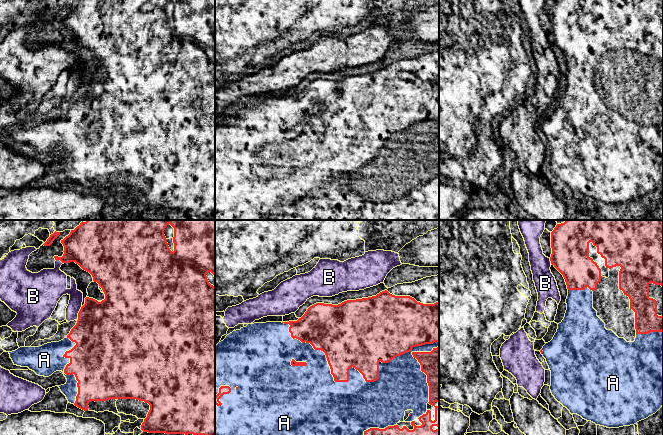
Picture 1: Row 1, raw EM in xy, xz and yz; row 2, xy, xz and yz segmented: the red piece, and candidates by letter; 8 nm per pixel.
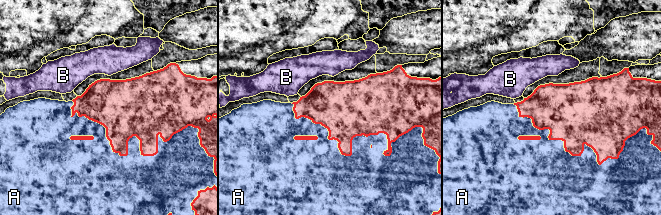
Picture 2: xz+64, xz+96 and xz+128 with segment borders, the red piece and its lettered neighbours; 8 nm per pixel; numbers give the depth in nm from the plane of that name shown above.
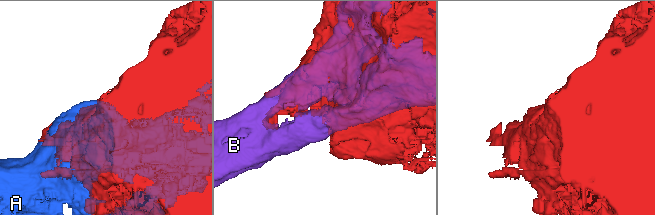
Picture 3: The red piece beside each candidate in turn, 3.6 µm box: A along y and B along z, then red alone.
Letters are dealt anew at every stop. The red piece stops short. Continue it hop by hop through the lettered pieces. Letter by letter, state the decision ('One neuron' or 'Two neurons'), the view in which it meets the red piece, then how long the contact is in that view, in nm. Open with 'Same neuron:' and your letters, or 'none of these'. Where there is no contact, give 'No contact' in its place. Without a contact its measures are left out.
Same neuron: A
A: One neuron. Touches red in xz. Shared border 1350 nm
B: Two neurons. Touches red in xy. Shared border 130 nm

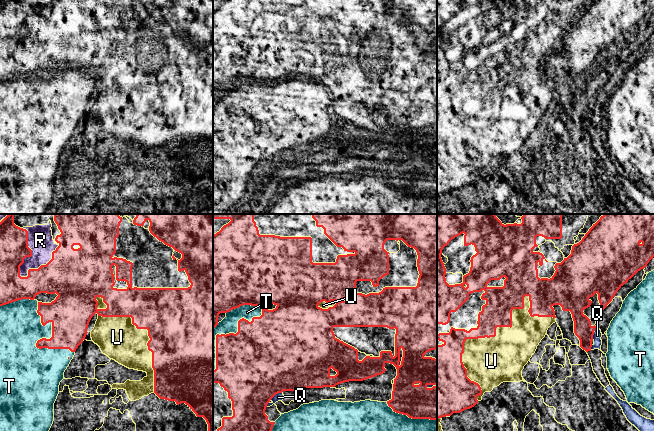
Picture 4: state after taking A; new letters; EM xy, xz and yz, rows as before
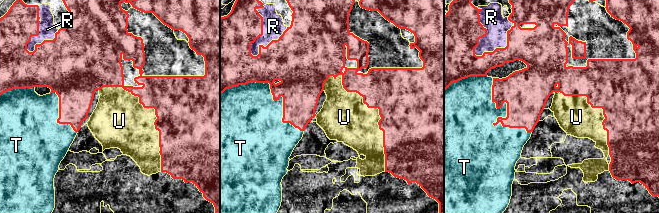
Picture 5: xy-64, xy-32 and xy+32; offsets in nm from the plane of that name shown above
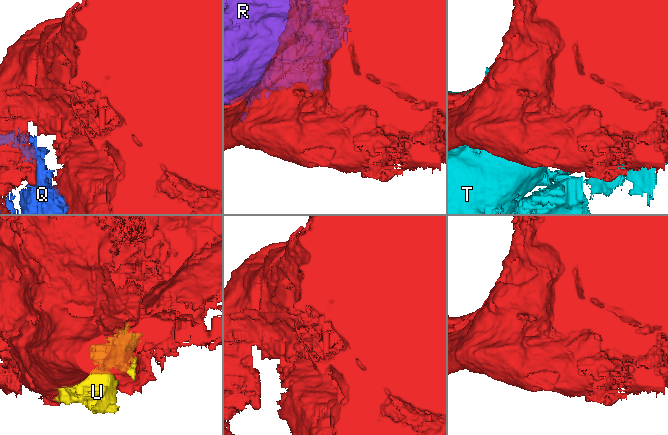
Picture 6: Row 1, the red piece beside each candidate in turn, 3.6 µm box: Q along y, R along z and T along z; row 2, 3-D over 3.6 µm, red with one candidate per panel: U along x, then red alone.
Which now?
Same neuron: none of these
Q: Two neurons. Touches red in xz. Shared border 110 nm
R: Two neurons. Touches red in xy. Shared border 400 nm
T: Two neurons. Touches red in xz. Shared border 650 nm
U: Two neurons. Touches red in yz. Shared border 950 nm

